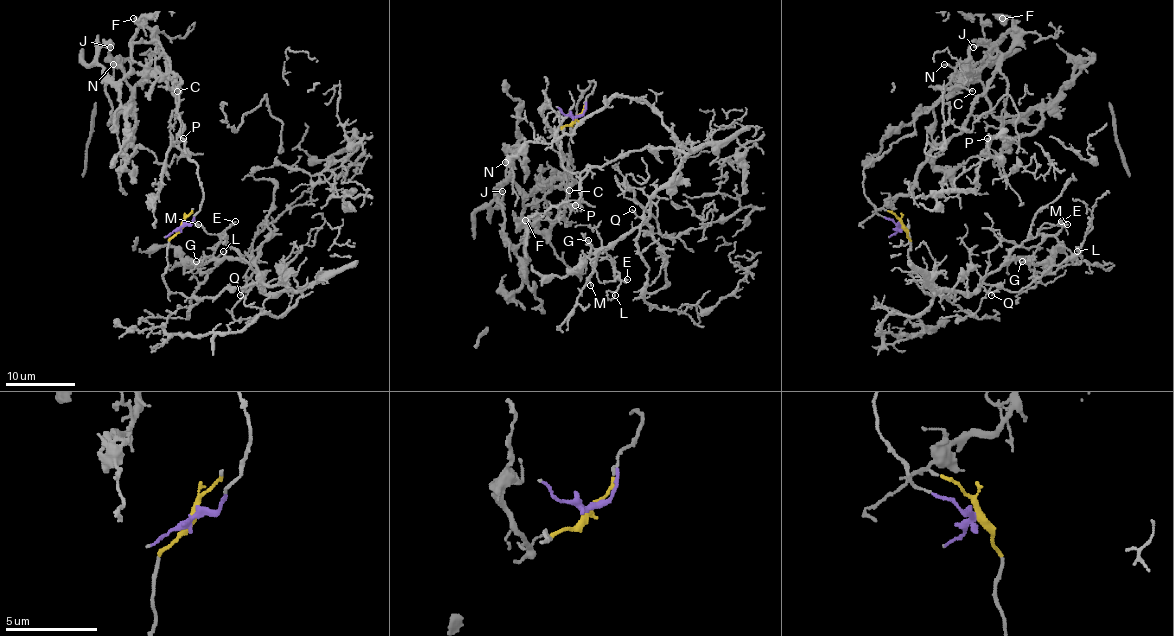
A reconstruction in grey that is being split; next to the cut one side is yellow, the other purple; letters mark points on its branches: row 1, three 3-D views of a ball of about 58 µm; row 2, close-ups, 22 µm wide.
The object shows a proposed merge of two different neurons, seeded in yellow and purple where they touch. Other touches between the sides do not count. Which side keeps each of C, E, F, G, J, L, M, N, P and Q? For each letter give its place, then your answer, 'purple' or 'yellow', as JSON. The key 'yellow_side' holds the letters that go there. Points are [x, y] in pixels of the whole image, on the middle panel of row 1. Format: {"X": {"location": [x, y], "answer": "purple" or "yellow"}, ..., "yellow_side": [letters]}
{"C": {"location": [569, 190], "answer": "purple"}, "E": {"location": [627, 279], "answer": "yellow"}, "F": {"location": [525, 220], "answer": "purple"}, "G": {"location": [588, 240], "answer": "yellow"}, "J": {"location": [502, 191], "answer": "purple"}, "L": {"location": [615, 295], "answer": "yellow"}, "M": {"location": [590, 285], "answer": "yellow"}, "N": {"location": [505, 162], "answer": "purple"}, "P": {"location": [575, 205], "answer": "purple"}, "Q": {"location": [632, 209], "answer": "yellow"}, "yellow_side": ["E", "G", "L", "M", "Q"]}

